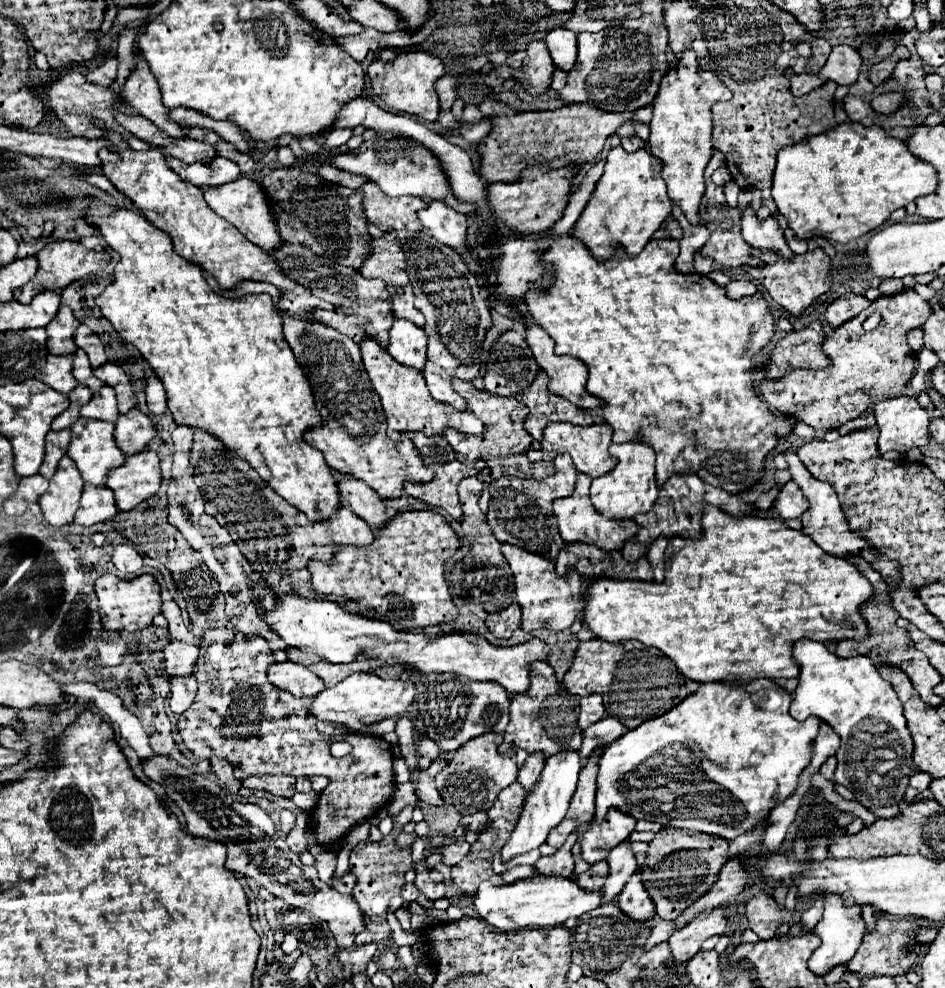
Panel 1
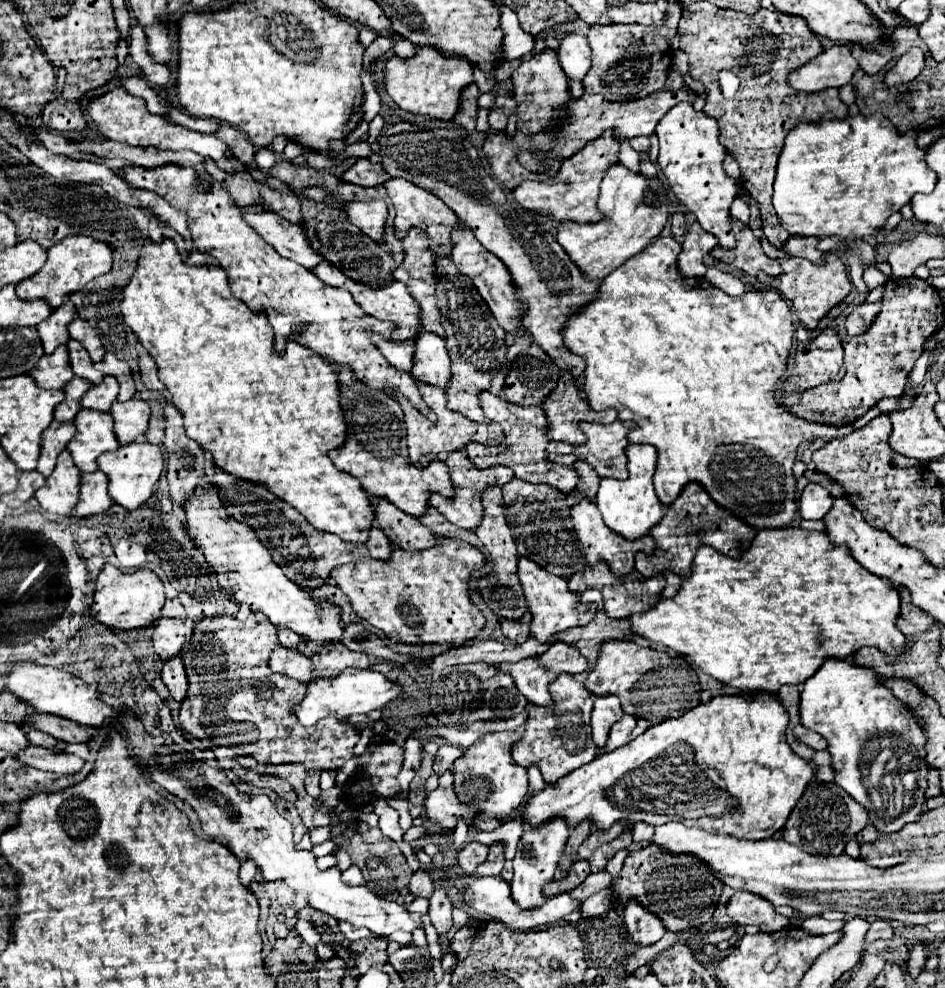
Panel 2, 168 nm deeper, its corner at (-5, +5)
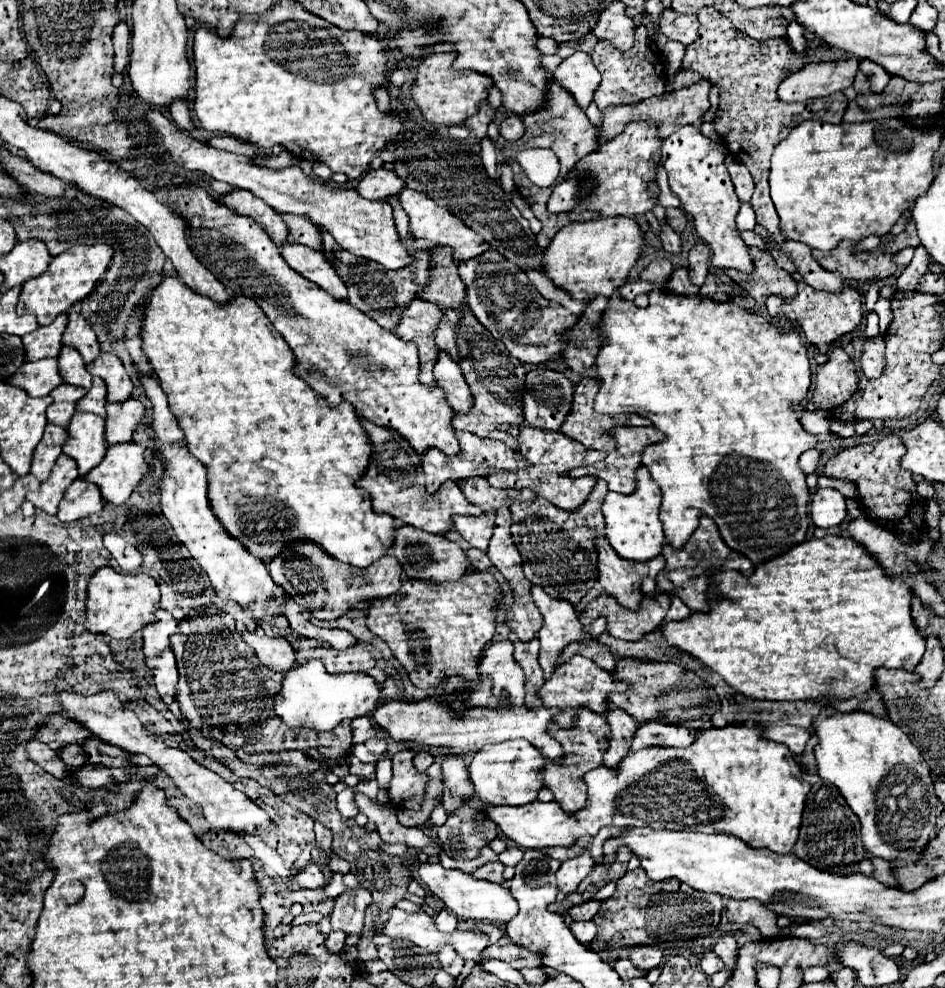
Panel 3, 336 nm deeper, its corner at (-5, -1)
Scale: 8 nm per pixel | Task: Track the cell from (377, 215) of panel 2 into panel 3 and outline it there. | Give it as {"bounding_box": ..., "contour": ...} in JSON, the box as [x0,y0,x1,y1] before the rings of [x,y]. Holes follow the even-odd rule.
{"bounding_box":[143,111,415,271],"contour":[[[157,111],[147,113],[143,121],[153,129],[155,137],[161,141],[161,147],[171,155],[171,159],[181,167],[185,165],[187,171],[199,171],[217,181],[225,181],[235,189],[251,191],[255,197],[263,199],[269,207],[273,207],[277,213],[303,215],[319,229],[329,231],[339,243],[339,247],[343,247],[345,251],[351,251],[357,257],[363,257],[367,261],[381,263],[385,269],[395,271],[415,261],[409,249],[401,245],[401,237],[393,221],[393,209],[387,201],[369,201],[369,199],[359,197],[355,189],[341,189],[329,183],[315,181],[307,177],[299,167],[269,169],[269,167],[255,165],[249,157],[221,151],[189,137],[185,131],[177,129],[177,125],[171,119],[167,119],[165,115]]]}

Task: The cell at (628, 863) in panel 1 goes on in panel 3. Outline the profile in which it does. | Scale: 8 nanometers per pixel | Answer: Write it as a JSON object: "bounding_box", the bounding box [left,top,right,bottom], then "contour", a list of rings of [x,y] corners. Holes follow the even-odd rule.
{"bounding_box":[571,921,597,945],"contour":[[[573,921],[571,923],[571,931],[575,935],[575,939],[583,945],[589,945],[595,939],[597,933],[597,925],[593,921]]]}

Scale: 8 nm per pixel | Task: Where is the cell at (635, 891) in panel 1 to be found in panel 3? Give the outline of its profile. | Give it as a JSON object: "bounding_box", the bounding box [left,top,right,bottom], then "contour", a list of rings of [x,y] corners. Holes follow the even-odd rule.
{"bounding_box":[629,947,663,971],"contour":[[[629,947],[629,959],[631,963],[641,971],[651,971],[663,963],[663,951],[659,947]]]}

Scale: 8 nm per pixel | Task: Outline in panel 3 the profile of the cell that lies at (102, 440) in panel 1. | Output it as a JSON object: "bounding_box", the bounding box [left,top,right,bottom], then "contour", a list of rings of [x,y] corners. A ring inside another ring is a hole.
{"bounding_box":[63,411,107,475],"contour":[[[77,411],[71,419],[69,439],[63,445],[63,453],[77,461],[81,475],[97,467],[107,453],[105,419],[95,413]]]}

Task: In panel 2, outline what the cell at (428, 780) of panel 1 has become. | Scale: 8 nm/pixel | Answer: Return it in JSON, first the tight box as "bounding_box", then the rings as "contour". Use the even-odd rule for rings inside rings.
{"bounding_box":[425,771,475,831],"contour":[[[445,771],[439,777],[439,787],[435,791],[431,791],[425,799],[425,813],[431,821],[439,823],[445,831],[455,829],[455,821],[457,817],[463,817],[467,821],[467,825],[473,823],[475,817],[475,809],[465,807],[459,803],[459,799],[455,797],[453,791],[453,771]]]}

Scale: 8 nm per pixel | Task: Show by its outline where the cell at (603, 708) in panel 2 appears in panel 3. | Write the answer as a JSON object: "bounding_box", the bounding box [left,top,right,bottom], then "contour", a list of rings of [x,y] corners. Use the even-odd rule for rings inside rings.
{"bounding_box":[603,709,637,769],"contour":[[[609,709],[607,721],[611,727],[611,739],[609,739],[609,751],[603,755],[603,765],[609,769],[615,769],[623,757],[627,757],[631,749],[631,737],[635,737],[637,721],[623,713],[621,709]]]}

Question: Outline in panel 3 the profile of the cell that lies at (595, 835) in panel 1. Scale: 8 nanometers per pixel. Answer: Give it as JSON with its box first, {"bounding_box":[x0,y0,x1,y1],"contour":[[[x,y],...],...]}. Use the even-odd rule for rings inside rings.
{"bounding_box":[579,849,633,891],"contour":[[[621,849],[615,863],[611,863],[611,865],[603,865],[603,863],[595,865],[593,873],[579,885],[579,891],[585,891],[589,885],[595,885],[595,887],[601,889],[603,885],[607,885],[611,881],[619,881],[619,877],[623,877],[627,873],[627,863],[629,863],[631,857],[633,857],[633,853],[629,849]]]}

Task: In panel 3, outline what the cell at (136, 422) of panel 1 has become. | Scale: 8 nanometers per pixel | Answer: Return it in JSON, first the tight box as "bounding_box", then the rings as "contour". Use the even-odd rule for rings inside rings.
{"bounding_box":[105,399,145,445],"contour":[[[127,399],[123,403],[107,403],[105,419],[105,441],[109,445],[131,441],[135,425],[145,417],[145,407],[137,399]]]}

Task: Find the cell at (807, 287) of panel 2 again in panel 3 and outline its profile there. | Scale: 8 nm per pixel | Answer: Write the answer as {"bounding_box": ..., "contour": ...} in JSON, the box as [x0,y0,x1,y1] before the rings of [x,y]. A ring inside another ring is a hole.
{"bounding_box":[766,283,863,353],"contour":[[[799,283],[799,293],[793,299],[781,299],[770,295],[766,301],[766,308],[774,321],[780,321],[785,317],[787,321],[795,321],[795,325],[805,333],[805,339],[819,349],[819,353],[827,353],[829,345],[837,339],[841,339],[847,333],[857,331],[863,319],[863,307],[861,307],[861,295],[853,287],[845,287],[841,293],[831,295],[823,291],[811,289],[807,283]]]}

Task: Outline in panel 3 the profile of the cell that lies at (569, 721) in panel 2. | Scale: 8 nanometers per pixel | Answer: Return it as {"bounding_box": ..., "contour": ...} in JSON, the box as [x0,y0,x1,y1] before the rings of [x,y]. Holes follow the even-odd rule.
{"bounding_box":[543,709,607,813],"contour":[[[581,709],[577,723],[579,725],[575,729],[553,731],[555,739],[565,747],[567,755],[563,757],[563,765],[557,765],[555,761],[547,759],[549,765],[543,769],[545,787],[555,793],[557,803],[567,813],[575,813],[575,809],[583,809],[583,805],[587,803],[587,785],[583,781],[583,773],[599,767],[603,761],[603,749],[607,749],[607,719],[605,717],[601,717],[589,709]]]}

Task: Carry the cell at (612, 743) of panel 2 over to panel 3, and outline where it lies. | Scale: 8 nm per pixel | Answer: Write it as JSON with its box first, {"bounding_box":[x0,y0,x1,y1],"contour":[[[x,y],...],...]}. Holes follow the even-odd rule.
{"bounding_box":[631,721,697,751],"contour":[[[649,721],[635,731],[631,749],[639,751],[645,747],[687,747],[695,741],[697,731],[677,725],[667,725],[661,721]]]}

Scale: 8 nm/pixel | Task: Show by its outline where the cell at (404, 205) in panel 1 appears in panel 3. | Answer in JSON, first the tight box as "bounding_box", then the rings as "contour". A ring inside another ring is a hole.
{"bounding_box":[399,189,489,261],"contour":[[[403,189],[399,193],[399,201],[401,201],[401,207],[407,211],[409,215],[409,227],[411,227],[411,233],[417,237],[417,239],[429,239],[431,243],[435,245],[443,245],[443,247],[451,247],[453,249],[453,255],[457,257],[457,261],[467,261],[467,259],[473,259],[481,253],[485,253],[489,249],[487,241],[483,241],[483,237],[479,237],[479,233],[475,233],[473,229],[469,229],[467,225],[463,225],[463,221],[455,219],[455,215],[439,205],[435,205],[435,201],[431,201],[425,193],[419,193],[419,191],[411,191],[411,189]]]}

